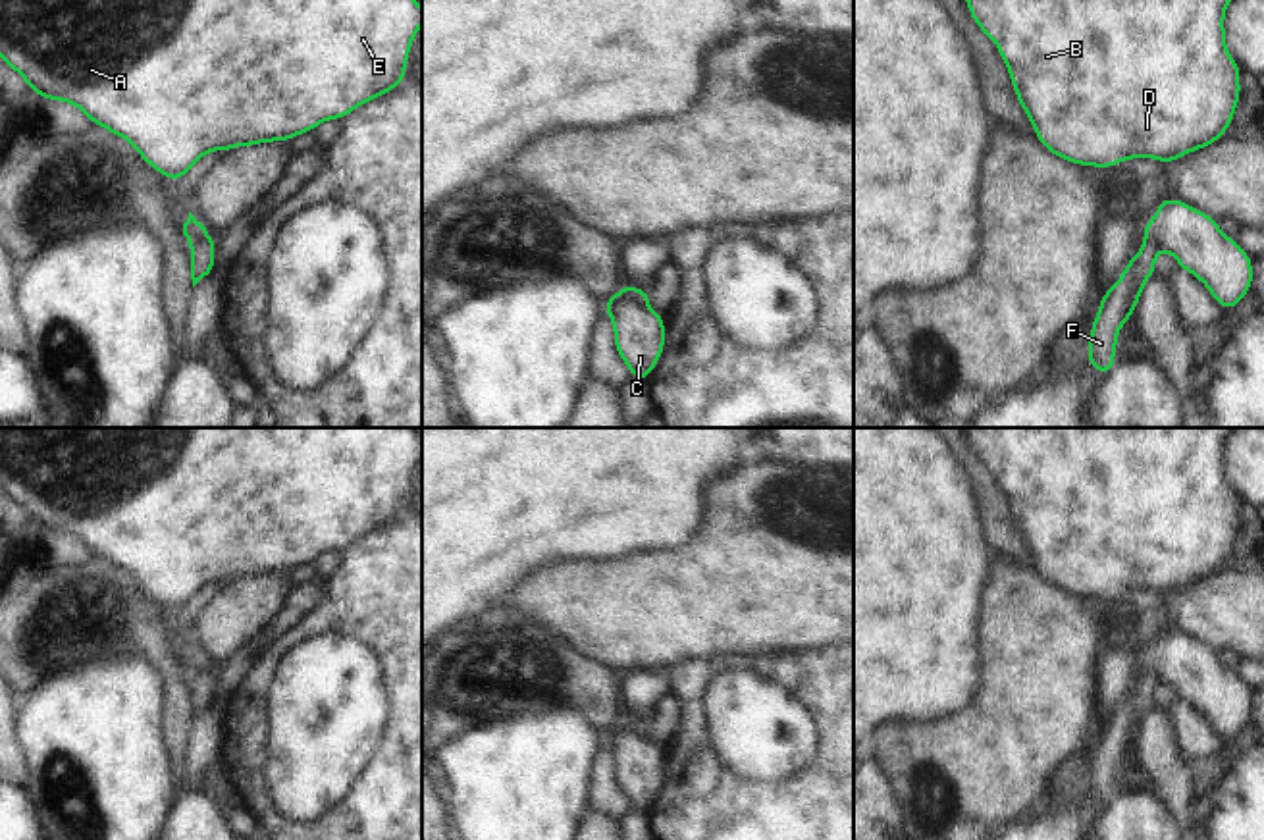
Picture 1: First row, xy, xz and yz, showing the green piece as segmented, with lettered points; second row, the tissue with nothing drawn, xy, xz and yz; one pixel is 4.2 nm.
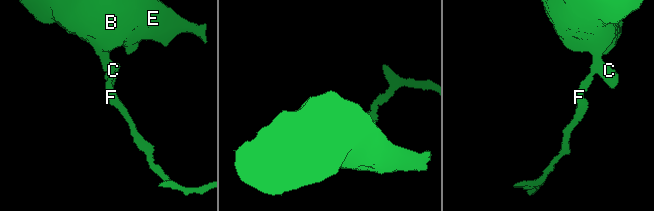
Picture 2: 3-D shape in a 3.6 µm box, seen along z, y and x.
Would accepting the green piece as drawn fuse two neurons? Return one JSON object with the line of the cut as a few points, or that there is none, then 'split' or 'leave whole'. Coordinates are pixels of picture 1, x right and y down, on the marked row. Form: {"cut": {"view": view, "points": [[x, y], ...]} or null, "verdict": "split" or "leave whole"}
{"cut": {"view": "xz", "points": [[631, 288], [632, 297], [644, 305]]}, "verdict": "split"}

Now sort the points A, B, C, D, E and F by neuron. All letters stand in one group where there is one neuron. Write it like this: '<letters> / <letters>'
A B C D E / F

